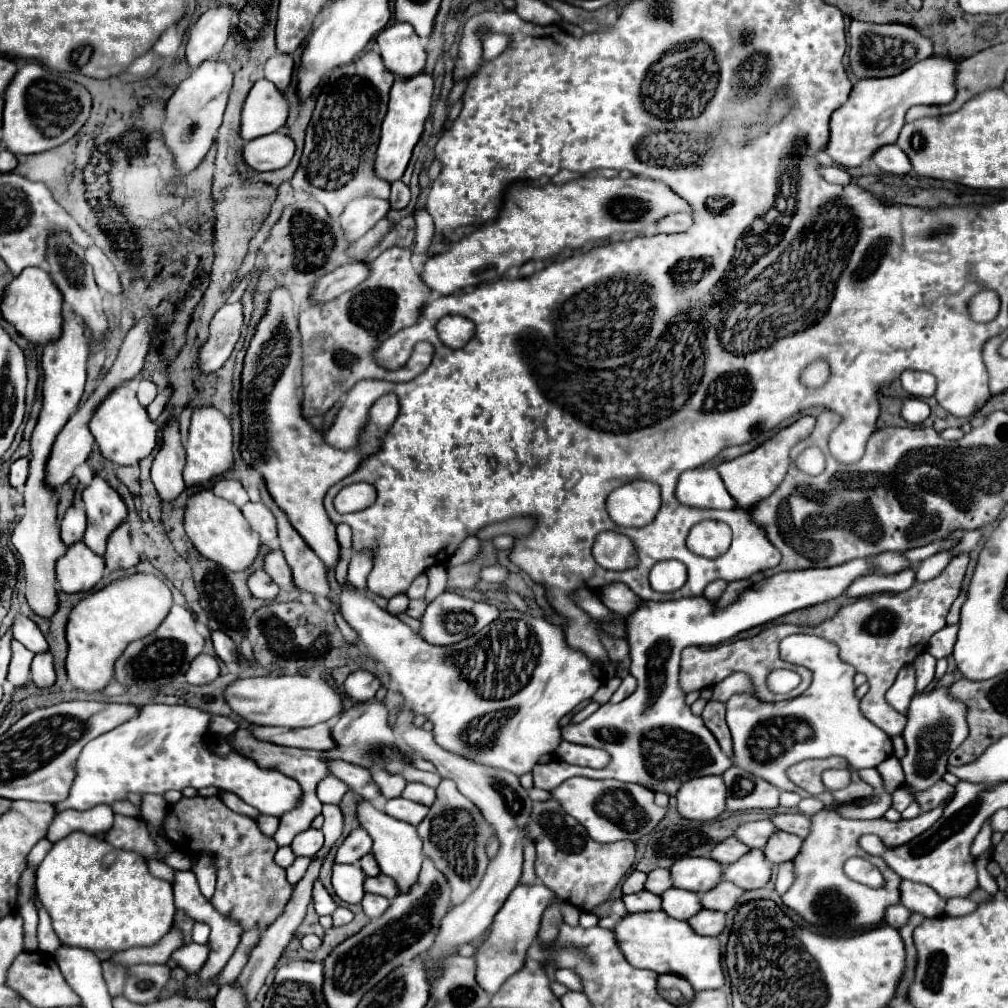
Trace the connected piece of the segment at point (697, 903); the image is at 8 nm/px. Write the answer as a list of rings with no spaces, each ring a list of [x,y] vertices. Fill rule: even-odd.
[[[671,888],[661,896],[661,900],[663,900],[663,910],[669,912],[669,916],[673,916],[677,920],[689,920],[699,910],[703,910],[699,894],[689,892],[689,890]]]

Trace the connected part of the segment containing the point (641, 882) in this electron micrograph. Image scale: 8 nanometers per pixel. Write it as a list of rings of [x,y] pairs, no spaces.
[[[635,870],[635,872],[623,882],[623,894],[635,894],[635,892],[645,890],[645,880],[647,880],[647,874]]]

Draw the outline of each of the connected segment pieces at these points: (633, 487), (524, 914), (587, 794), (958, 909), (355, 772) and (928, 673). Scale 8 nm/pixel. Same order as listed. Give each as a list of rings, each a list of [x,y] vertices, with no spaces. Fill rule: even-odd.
[[[635,480],[619,486],[607,498],[607,512],[619,526],[643,526],[653,522],[661,506],[661,492],[655,482]]]
[[[535,884],[535,886],[517,886],[509,898],[505,900],[505,904],[501,906],[501,910],[495,914],[495,920],[491,924],[489,936],[481,942],[477,954],[475,954],[475,964],[477,964],[477,972],[475,978],[479,982],[479,986],[493,996],[499,986],[511,976],[515,974],[525,960],[527,948],[533,944],[539,926],[541,926],[541,916],[543,910],[551,904],[553,900],[553,892],[549,888],[545,888],[543,884]]]
[[[569,778],[551,790],[553,800],[573,816],[593,840],[611,844],[619,840],[639,840],[649,834],[665,816],[665,808],[653,802],[653,792],[639,784],[625,784],[619,780],[591,780],[591,778]]]
[[[951,898],[947,900],[947,908],[945,908],[945,916],[963,916],[963,914],[971,914],[977,910],[977,904],[969,898]]]
[[[335,762],[331,764],[331,772],[333,776],[337,776],[339,780],[343,780],[357,796],[373,802],[377,798],[381,798],[379,786],[373,782],[371,778],[371,770],[367,768],[359,768],[355,764],[347,764],[347,762]]]
[[[923,652],[923,654],[919,654],[915,658],[913,666],[917,670],[917,692],[923,692],[933,682],[933,676],[935,676],[935,658],[929,652]]]

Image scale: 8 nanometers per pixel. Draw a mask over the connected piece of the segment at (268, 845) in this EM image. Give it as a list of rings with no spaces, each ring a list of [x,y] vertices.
[[[219,796],[181,798],[179,802],[171,804],[167,816],[163,818],[163,830],[177,850],[185,850],[189,856],[209,852],[217,860],[217,888],[211,902],[219,912],[235,916],[245,930],[251,928],[251,924],[269,926],[287,906],[293,886],[287,884],[285,870],[273,860],[277,852],[275,840],[263,836],[255,820],[249,816],[229,810]]]

